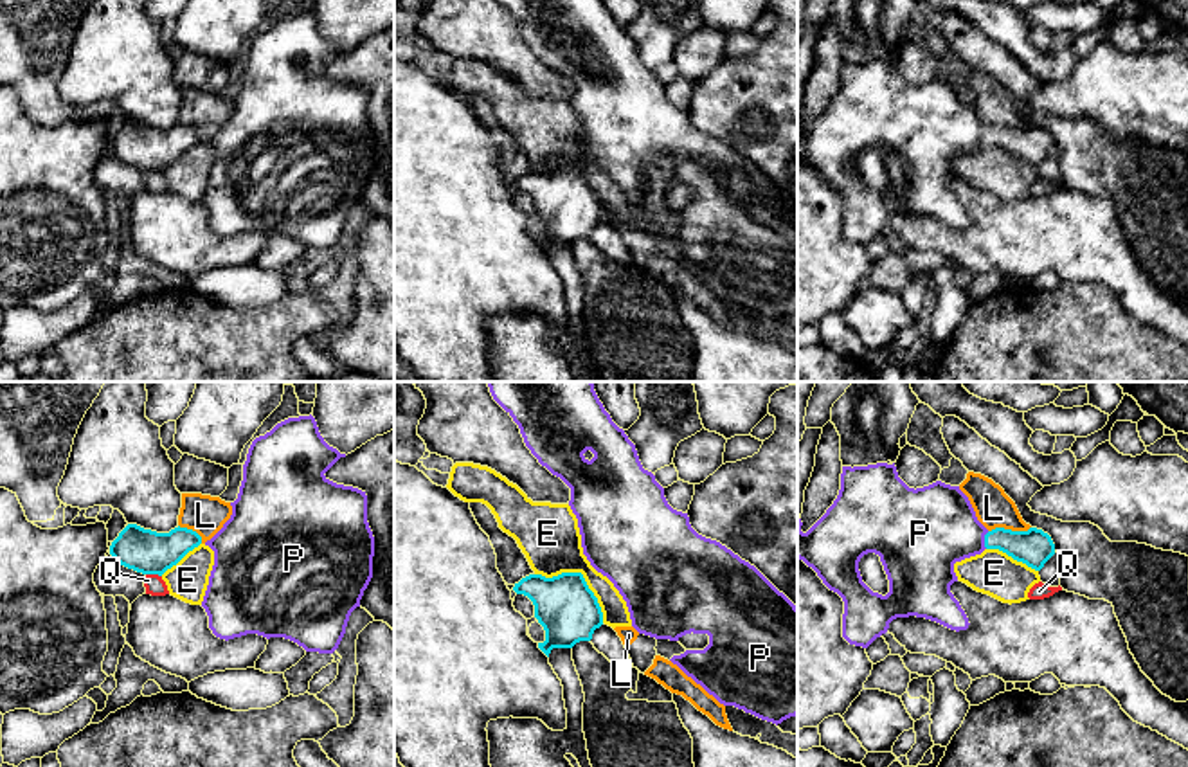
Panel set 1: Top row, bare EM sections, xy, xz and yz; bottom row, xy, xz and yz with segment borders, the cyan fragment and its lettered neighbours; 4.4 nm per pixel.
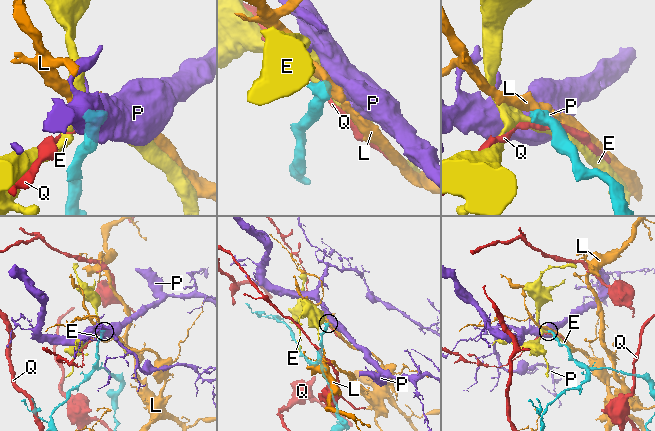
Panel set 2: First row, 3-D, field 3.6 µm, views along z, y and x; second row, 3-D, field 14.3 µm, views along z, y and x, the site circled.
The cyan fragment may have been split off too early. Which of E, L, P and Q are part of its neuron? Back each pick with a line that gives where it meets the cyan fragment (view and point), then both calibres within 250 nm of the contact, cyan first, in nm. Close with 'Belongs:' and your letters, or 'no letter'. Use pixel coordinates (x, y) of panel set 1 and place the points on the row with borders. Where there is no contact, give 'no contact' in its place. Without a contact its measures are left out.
P: contact yz (985, 541); calibres 160 and 380 nm
Belongs: P

